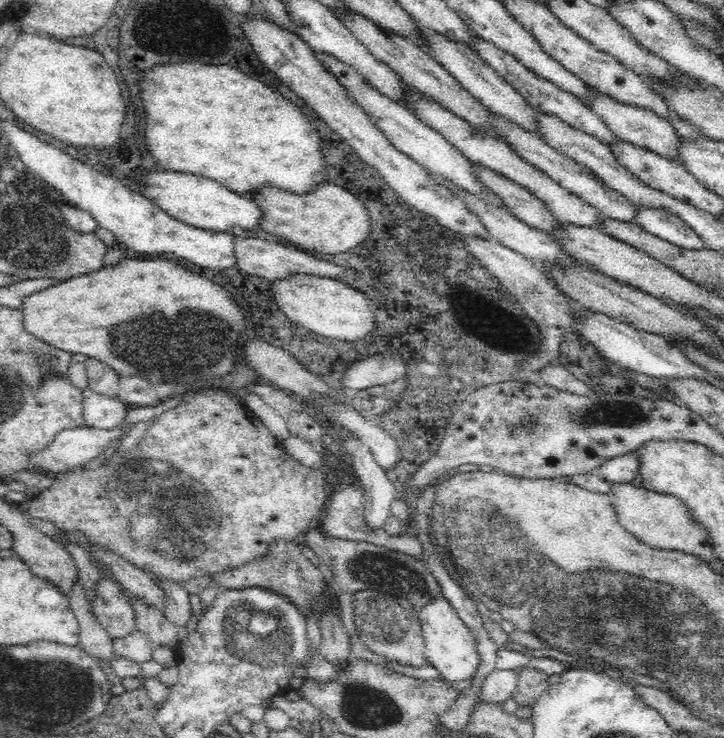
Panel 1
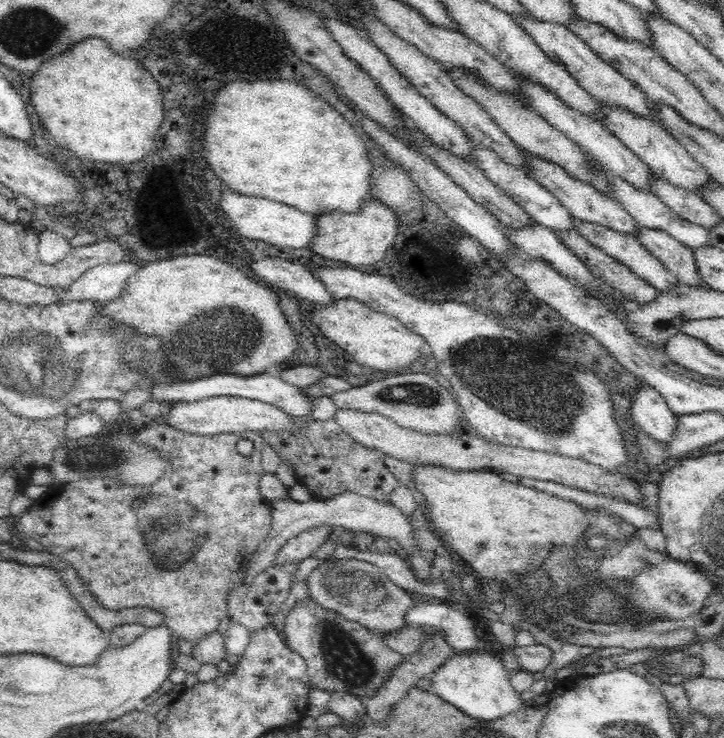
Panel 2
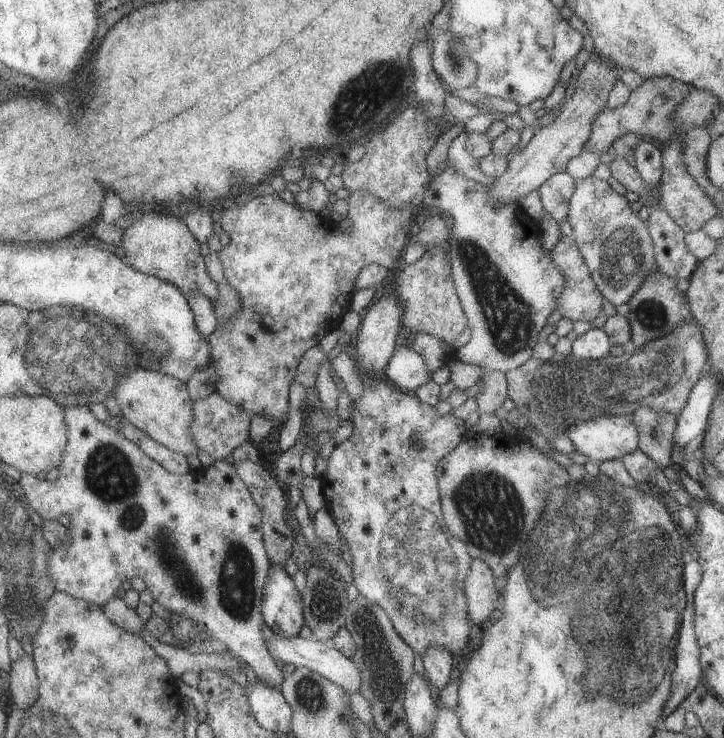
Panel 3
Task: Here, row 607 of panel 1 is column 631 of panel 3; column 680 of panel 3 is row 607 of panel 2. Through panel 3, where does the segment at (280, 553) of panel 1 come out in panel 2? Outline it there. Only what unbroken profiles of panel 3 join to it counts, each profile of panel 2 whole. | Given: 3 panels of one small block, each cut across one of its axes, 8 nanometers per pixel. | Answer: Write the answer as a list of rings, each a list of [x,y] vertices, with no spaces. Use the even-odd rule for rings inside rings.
[[[309,597],[296,603],[285,619],[282,635],[290,650],[306,661],[314,688],[350,693],[362,699],[374,696],[394,669],[404,664],[404,656],[385,646],[380,633],[362,627],[357,621],[321,608]]]

